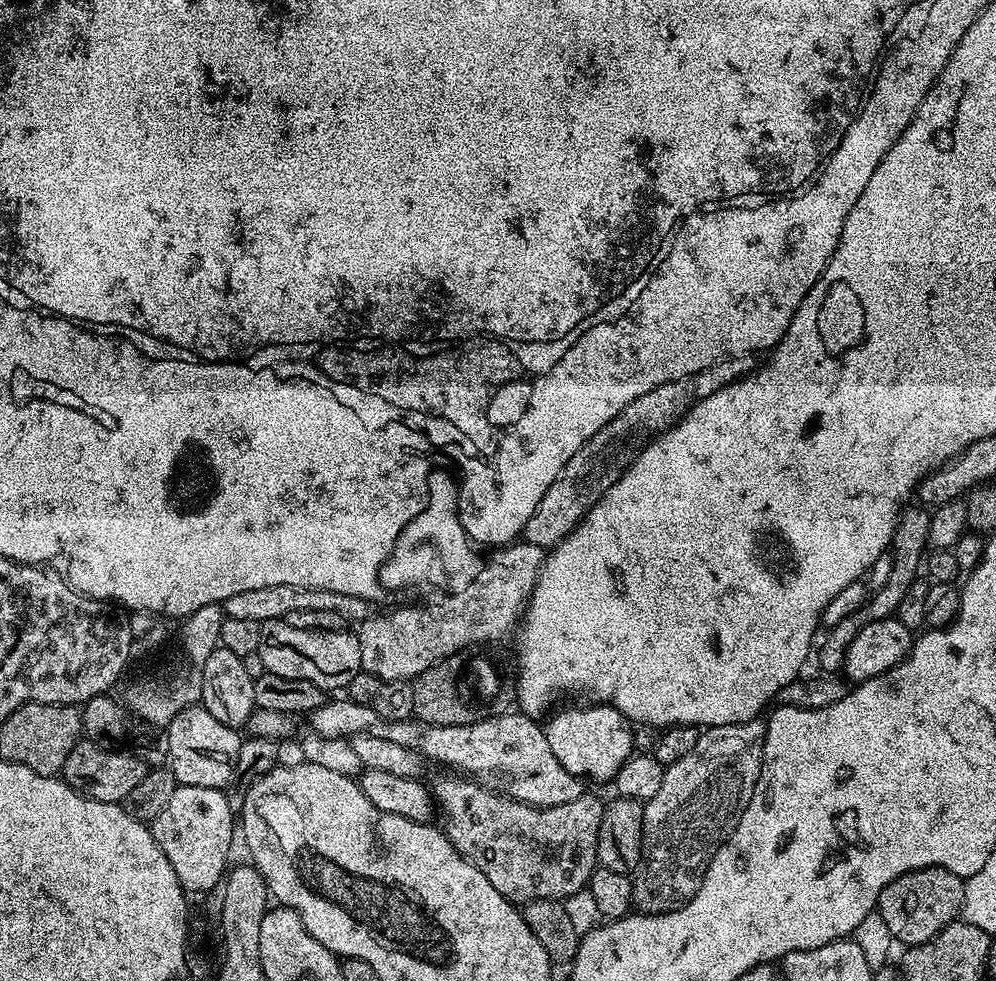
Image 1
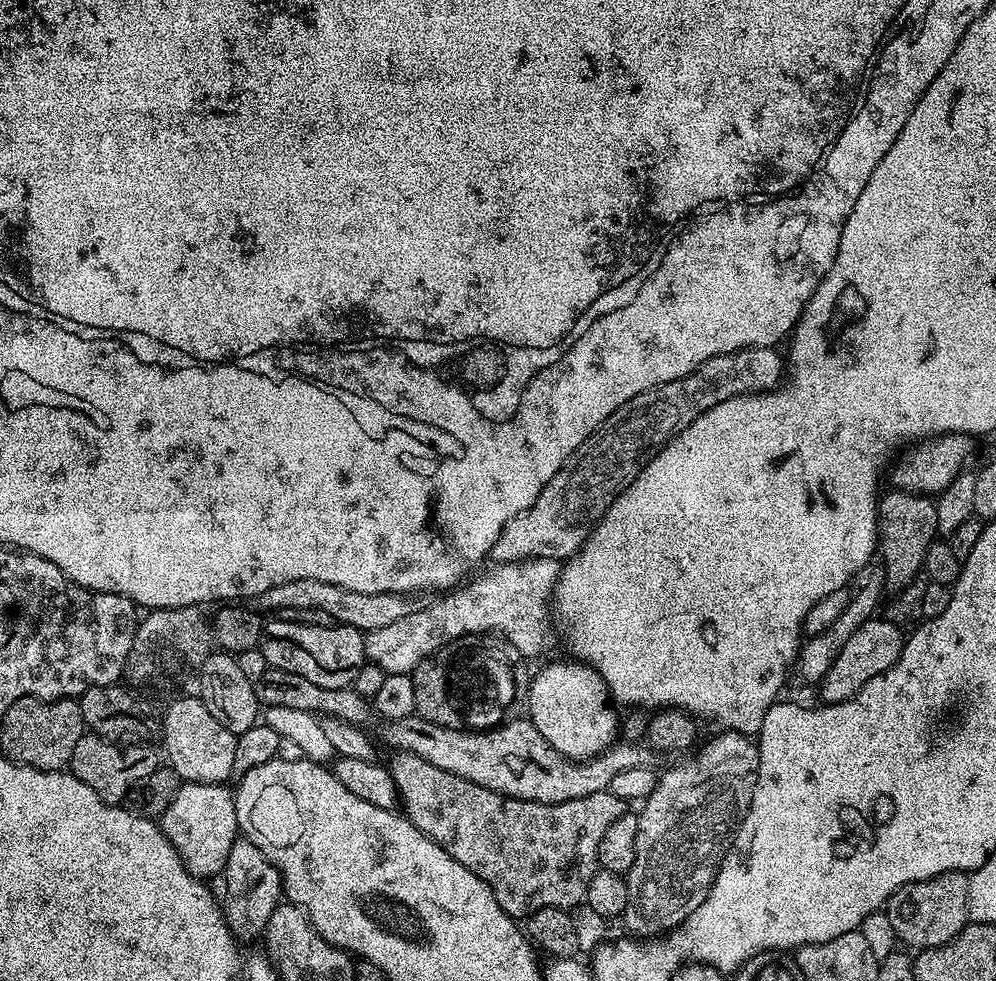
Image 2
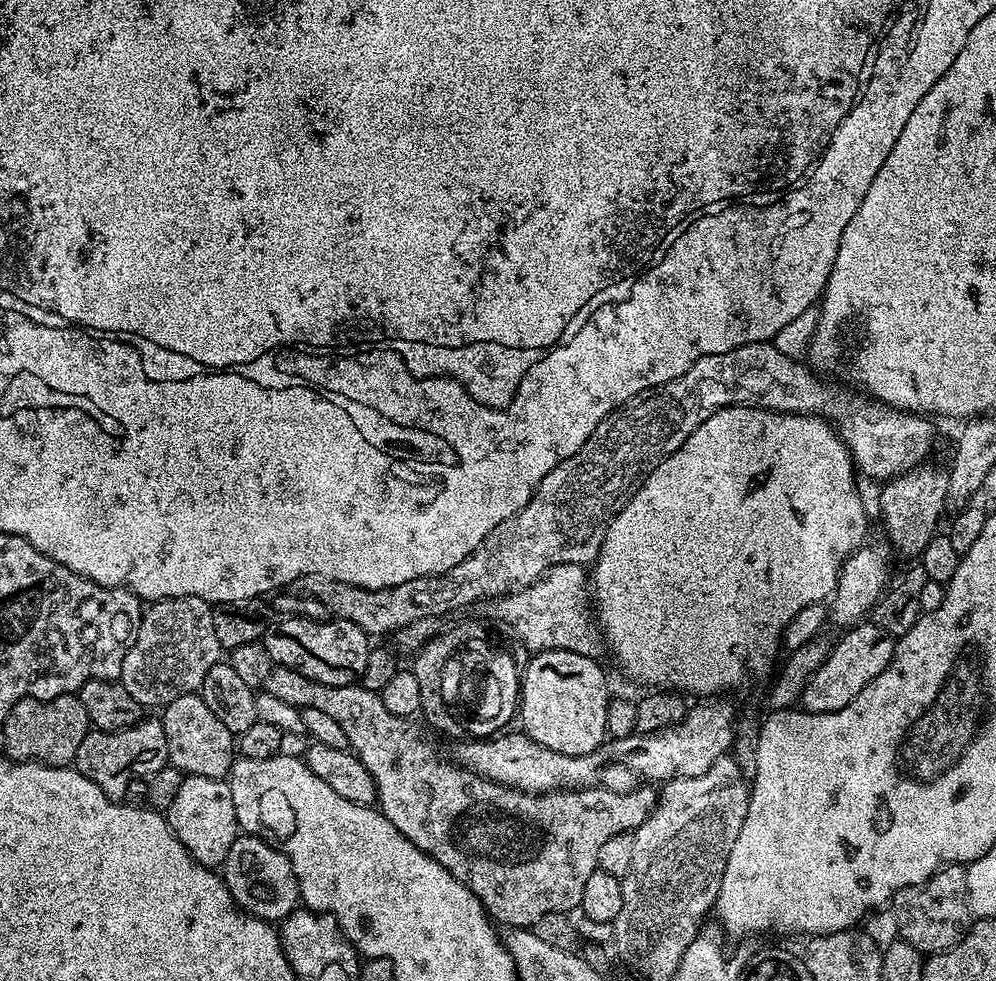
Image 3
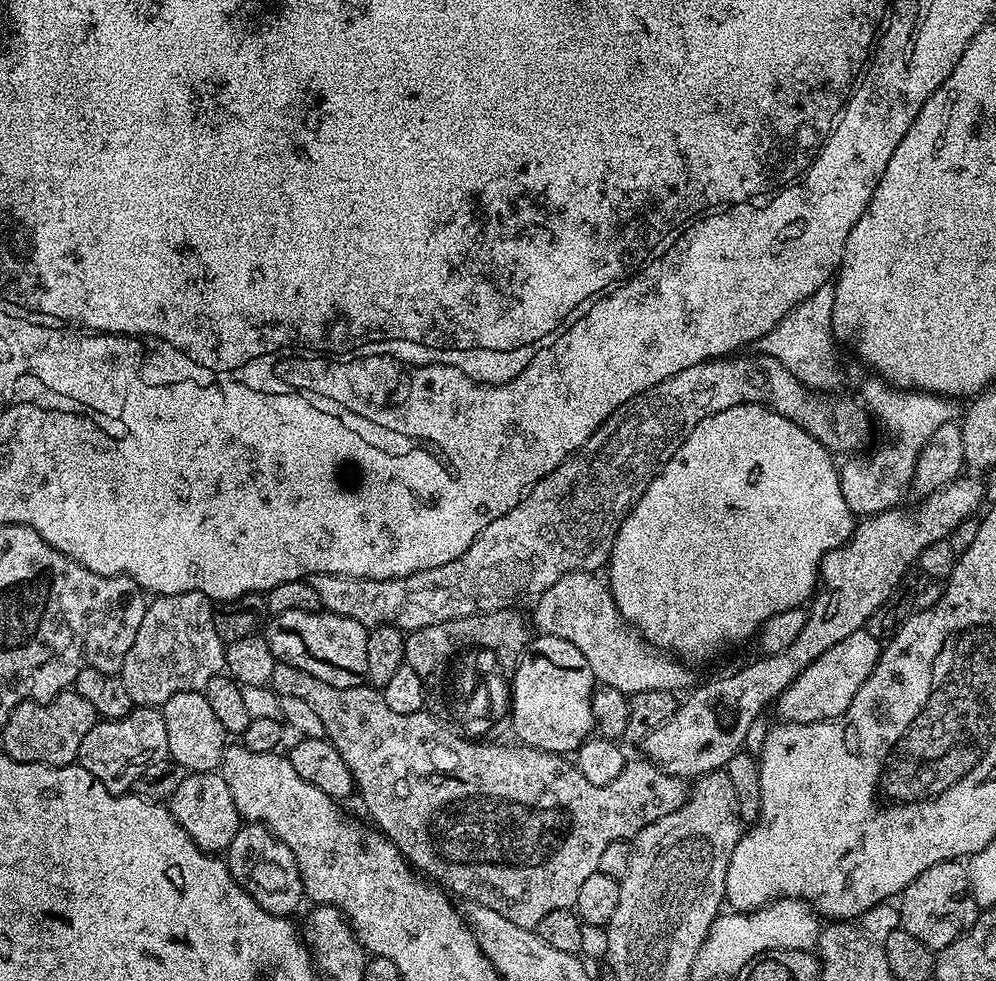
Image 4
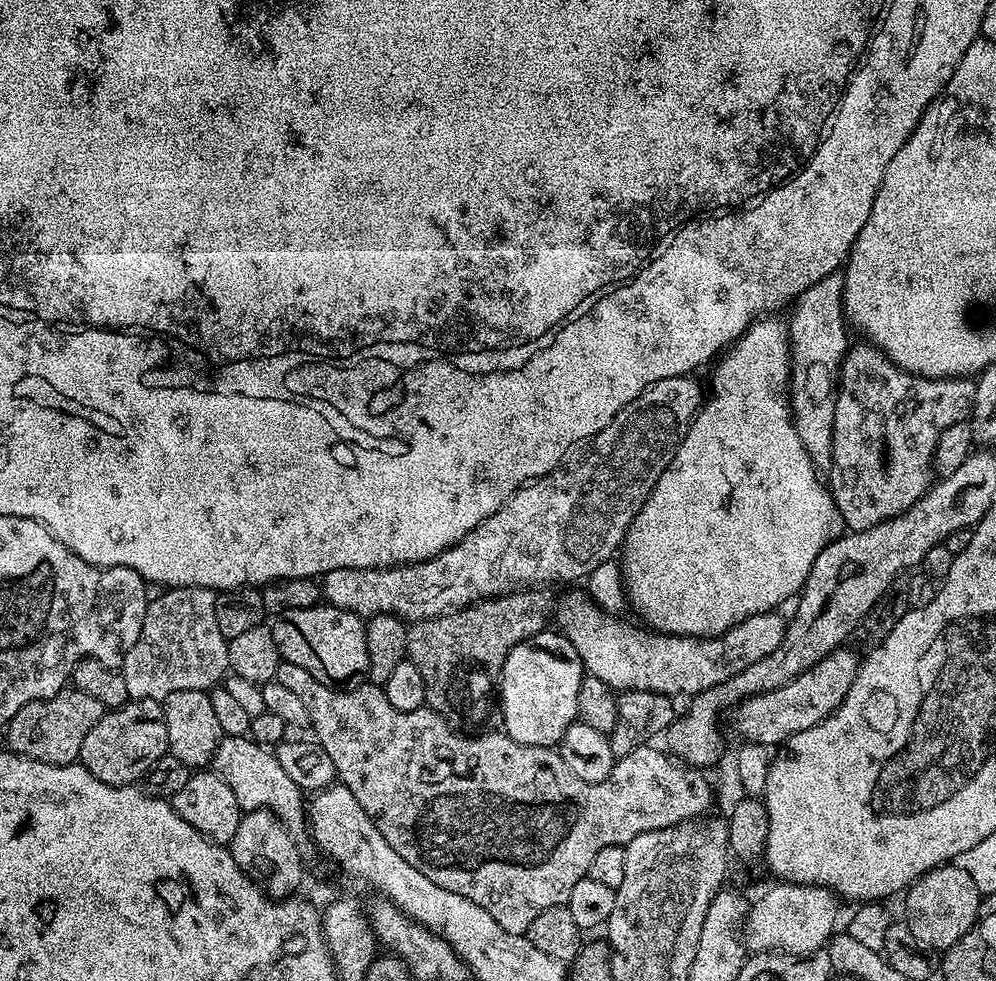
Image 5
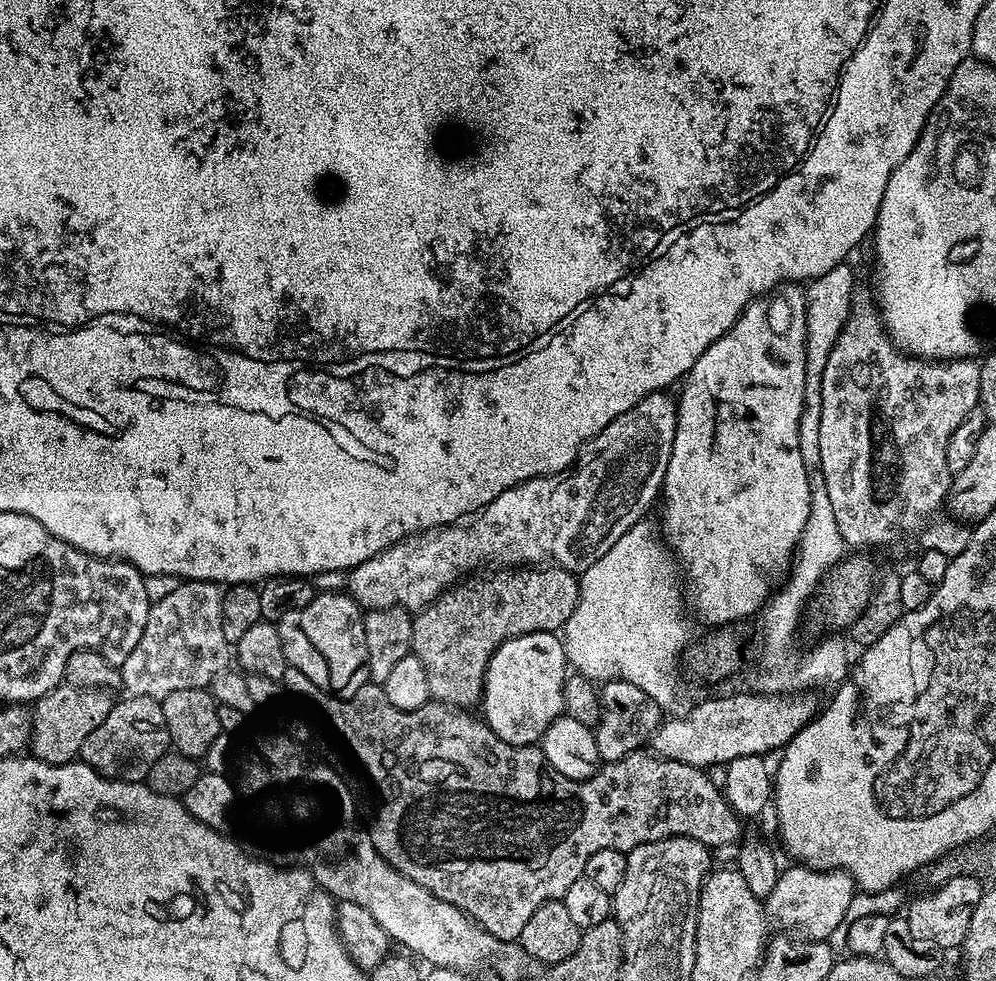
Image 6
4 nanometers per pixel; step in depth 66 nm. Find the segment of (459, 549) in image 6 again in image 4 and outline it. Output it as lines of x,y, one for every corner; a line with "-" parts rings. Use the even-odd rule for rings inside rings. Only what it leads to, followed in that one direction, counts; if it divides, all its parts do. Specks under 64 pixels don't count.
729,354
723,358
704,360
690,370
682,370
646,391
630,398
614,414
600,423
600,429
580,449
565,458
557,468
537,484
533,484
523,498
502,518
494,518
478,538
454,562
446,566
434,566
434,570
422,570
402,578
367,580
338,574
318,574
310,583
318,592
323,611
333,612
342,618
354,618
364,628
377,628
393,624
405,633
417,632
419,628
450,622
467,616
479,616
481,612
496,612
499,608
512,608
512,600
523,596
535,598
543,594
558,578
571,572
596,572
603,569
614,546
624,515
635,506
646,490
652,477
686,442
686,438
707,416
718,414
739,404
762,404
773,412
782,414
791,423
804,428
815,436
825,448
845,448
848,454
855,453
868,440
868,431
873,421
870,413
855,395
832,396
831,391
816,391
798,380
776,358
765,355

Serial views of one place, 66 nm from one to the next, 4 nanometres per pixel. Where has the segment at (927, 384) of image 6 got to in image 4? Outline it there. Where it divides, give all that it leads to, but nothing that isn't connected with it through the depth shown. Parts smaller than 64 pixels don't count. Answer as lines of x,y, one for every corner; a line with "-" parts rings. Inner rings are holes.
883,378
872,379
876,380
866,381
864,389
858,392
859,399
873,417
880,416
893,439
869,456
853,455
838,468
842,498
846,498
846,506
850,506
852,513
860,518
885,512
887,508
897,507
901,503
904,491
907,493
912,487
914,466
918,462
918,454
922,454
922,446
926,446
926,438
930,438
938,426
953,423
962,412
961,405
956,405
959,403
947,396
901,390

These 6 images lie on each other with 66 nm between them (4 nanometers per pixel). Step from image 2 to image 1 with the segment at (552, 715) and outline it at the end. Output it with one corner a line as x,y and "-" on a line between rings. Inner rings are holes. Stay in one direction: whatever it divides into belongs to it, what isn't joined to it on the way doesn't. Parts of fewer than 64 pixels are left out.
596,702
588,707
592,708
568,708
546,724
550,750
554,750
554,758
558,758
570,774
589,781
615,781
624,763
634,755
633,725
611,704

